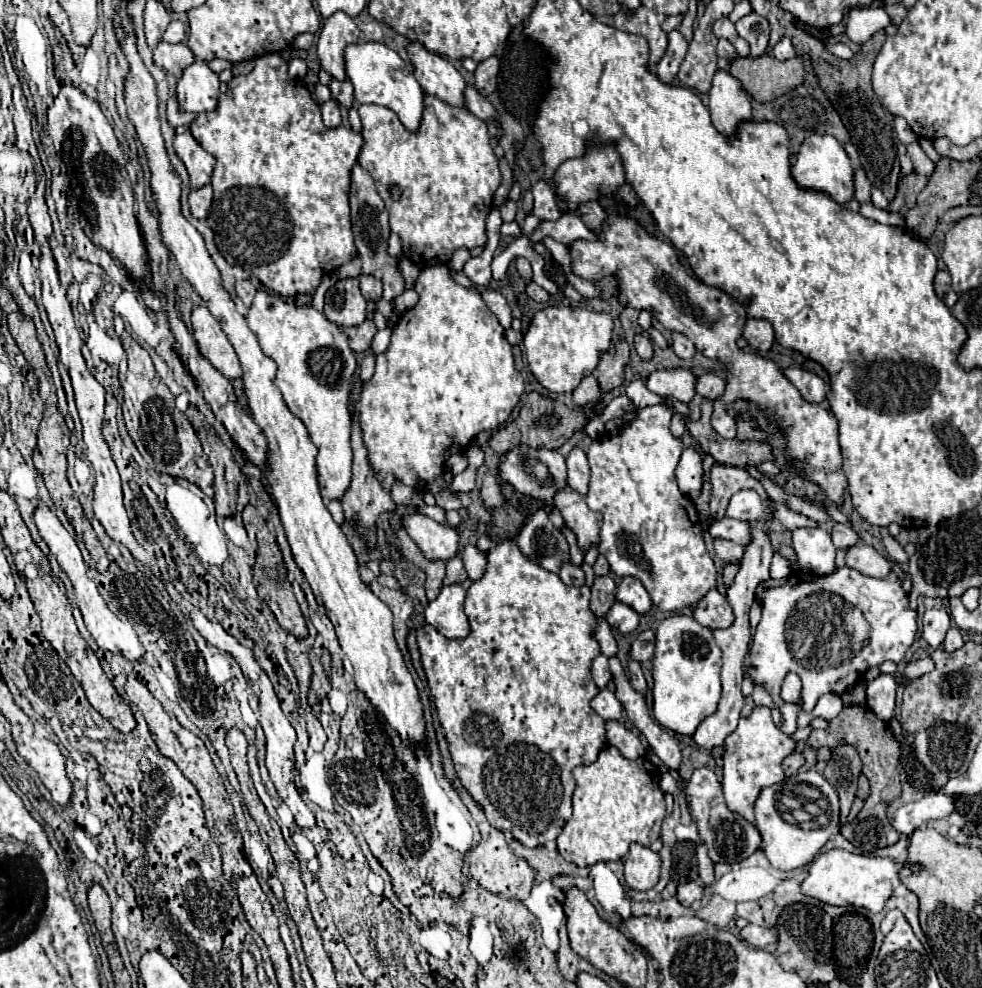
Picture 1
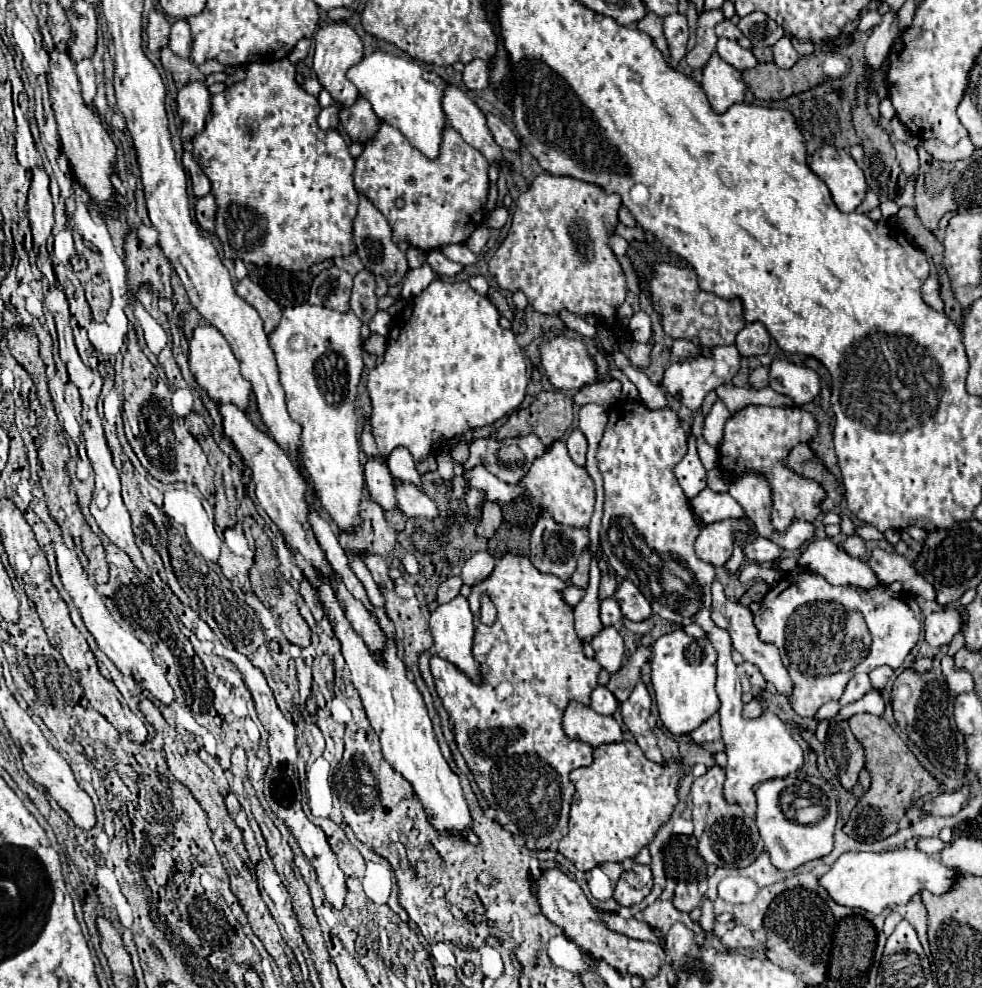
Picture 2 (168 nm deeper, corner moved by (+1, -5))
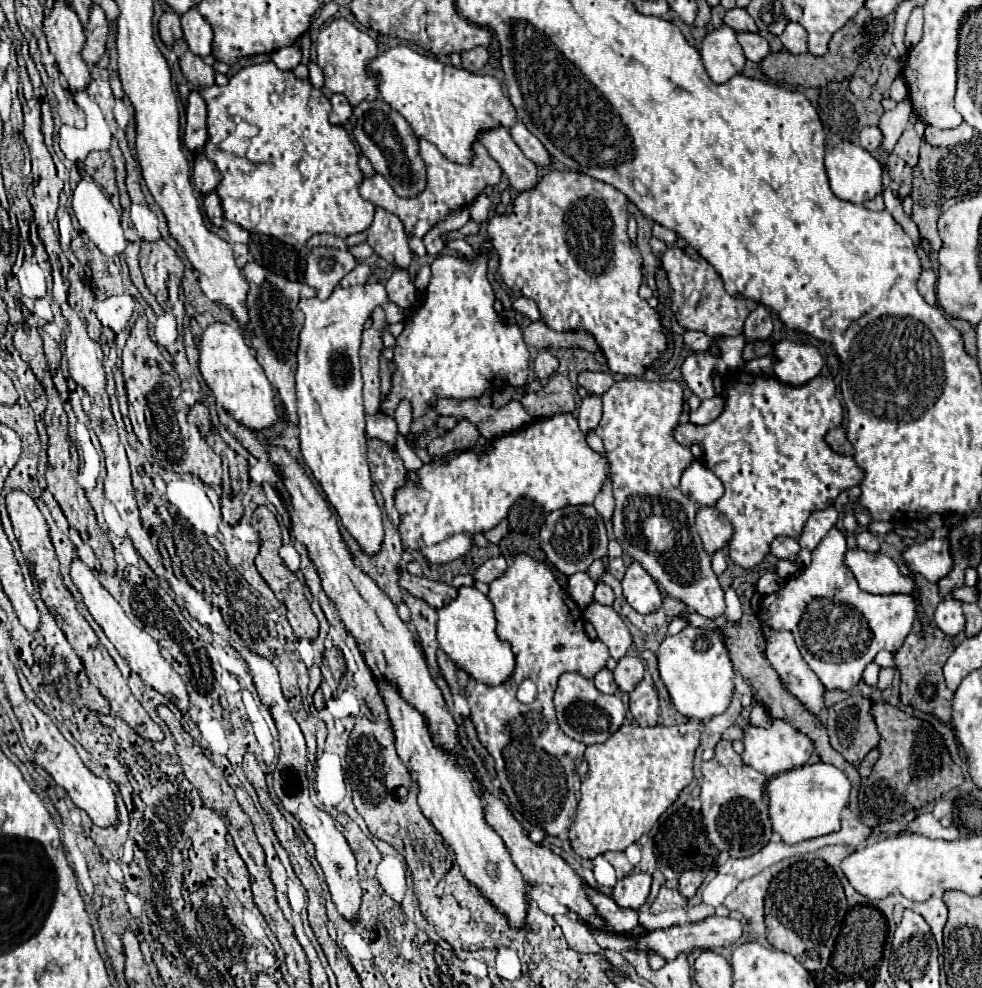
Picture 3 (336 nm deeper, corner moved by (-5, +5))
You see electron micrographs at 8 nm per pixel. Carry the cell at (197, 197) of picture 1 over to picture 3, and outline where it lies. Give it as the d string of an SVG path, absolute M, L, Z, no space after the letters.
M211 192L205 196L203 200L203 206L205 206L205 214L207 218L213 222L213 226L221 226L223 224L223 210L221 210L221 200L217 196L217 192Z

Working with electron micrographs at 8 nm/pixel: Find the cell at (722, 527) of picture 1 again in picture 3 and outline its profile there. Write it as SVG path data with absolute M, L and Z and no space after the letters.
M779 536L771 542L771 554L777 558L785 558L785 560L795 560L797 552L801 550L799 542L795 538L787 538L787 536Z

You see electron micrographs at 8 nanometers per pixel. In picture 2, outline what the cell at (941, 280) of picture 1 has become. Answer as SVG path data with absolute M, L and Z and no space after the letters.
M931 274L931 276L923 282L923 286L921 286L921 296L923 296L923 302L925 302L929 308L933 308L933 310L937 310L937 312L943 312L943 300L939 298L939 280L937 280L935 274Z

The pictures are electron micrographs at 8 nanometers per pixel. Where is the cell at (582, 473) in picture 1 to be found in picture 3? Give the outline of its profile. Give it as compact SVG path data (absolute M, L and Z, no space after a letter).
M587 396L579 408L579 416L577 416L577 422L579 422L579 428L583 434L589 434L591 430L597 428L601 420L601 398L599 396Z

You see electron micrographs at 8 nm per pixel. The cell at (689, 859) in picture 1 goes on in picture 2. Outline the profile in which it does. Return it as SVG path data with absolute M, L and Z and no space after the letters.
M673 836L665 846L665 874L675 882L701 882L707 878L707 862L697 854L693 836Z

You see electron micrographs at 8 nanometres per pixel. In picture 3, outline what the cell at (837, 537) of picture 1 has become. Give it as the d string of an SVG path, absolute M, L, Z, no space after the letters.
M863 530L863 532L857 534L857 546L861 550L867 550L867 552L877 552L879 550L879 540L869 530Z

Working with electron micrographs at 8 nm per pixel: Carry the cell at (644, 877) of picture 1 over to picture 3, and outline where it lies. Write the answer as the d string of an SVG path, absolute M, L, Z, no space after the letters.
M629 872L625 878L621 878L615 884L613 900L621 908L637 910L645 902L645 898L649 896L649 888L651 888L651 874L647 874L647 872Z

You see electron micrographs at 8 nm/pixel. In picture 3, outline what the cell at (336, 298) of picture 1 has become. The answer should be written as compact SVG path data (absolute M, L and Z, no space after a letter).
M315 248L307 256L305 280L311 288L315 288L319 300L327 300L339 286L339 280L343 280L343 276L355 266L357 260L349 250L341 252L335 248Z

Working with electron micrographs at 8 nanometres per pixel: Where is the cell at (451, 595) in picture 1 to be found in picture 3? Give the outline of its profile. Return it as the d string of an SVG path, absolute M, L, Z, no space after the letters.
M459 588L457 598L439 610L437 622L437 642L439 648L463 670L467 670L475 680L499 686L503 684L515 668L515 658L507 642L501 642L495 634L495 616L489 598L475 588Z

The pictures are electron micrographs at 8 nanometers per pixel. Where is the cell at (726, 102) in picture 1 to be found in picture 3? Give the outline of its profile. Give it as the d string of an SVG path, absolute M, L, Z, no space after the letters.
M721 26L719 30L707 34L701 44L701 58L715 84L725 84L735 74L741 74L745 66L743 50L729 26Z

